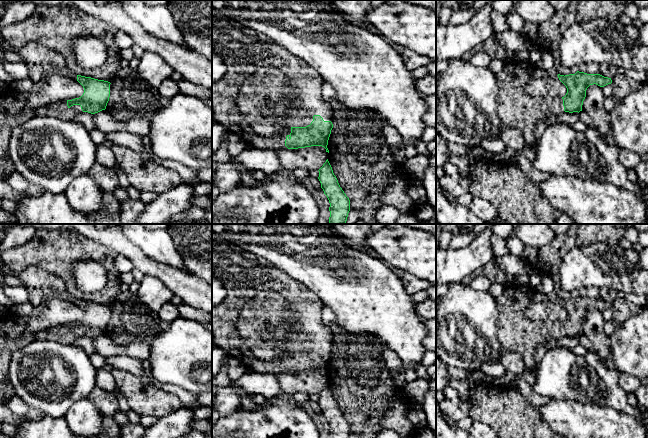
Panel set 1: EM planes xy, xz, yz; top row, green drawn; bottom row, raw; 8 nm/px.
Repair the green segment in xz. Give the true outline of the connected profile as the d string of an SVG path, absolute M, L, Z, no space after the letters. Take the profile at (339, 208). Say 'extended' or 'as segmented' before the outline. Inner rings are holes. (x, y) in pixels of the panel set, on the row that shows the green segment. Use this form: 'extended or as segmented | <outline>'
as segmented | M328 159L318 171L321 188L330 203L329 224L345 224L350 211L350 200L340 187Z

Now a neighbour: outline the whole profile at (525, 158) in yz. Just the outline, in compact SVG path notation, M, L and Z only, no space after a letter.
M526 146L522 150L516 152L516 166L535 182L546 180L549 174L540 172L534 168L535 149L533 146Z

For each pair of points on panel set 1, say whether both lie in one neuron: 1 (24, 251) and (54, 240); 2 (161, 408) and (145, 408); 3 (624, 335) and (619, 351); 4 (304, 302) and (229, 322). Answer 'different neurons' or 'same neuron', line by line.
1: same neuron
2: same neuron
3: same neuron
4: same neuron

